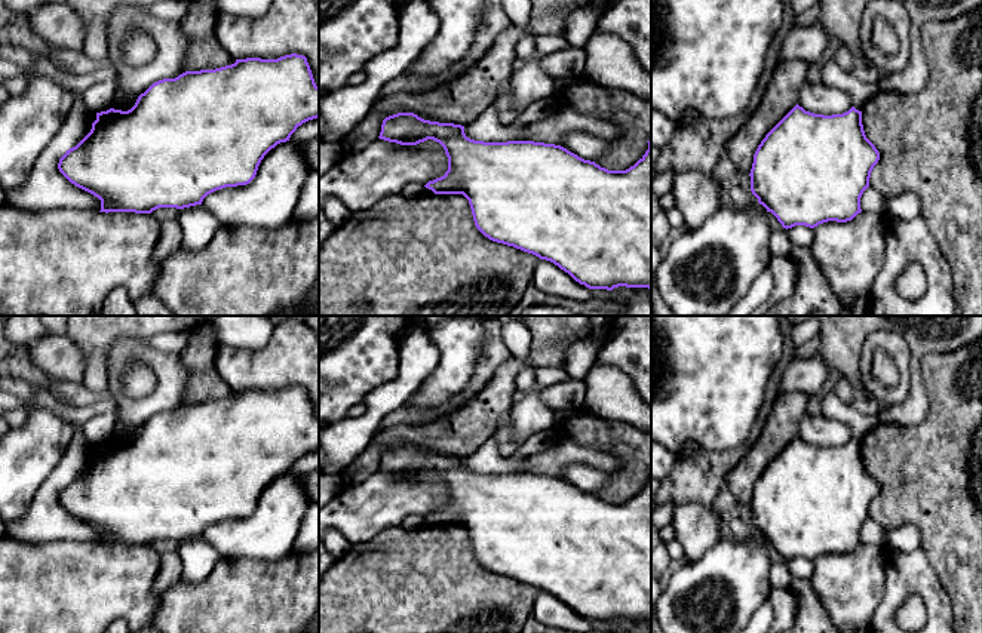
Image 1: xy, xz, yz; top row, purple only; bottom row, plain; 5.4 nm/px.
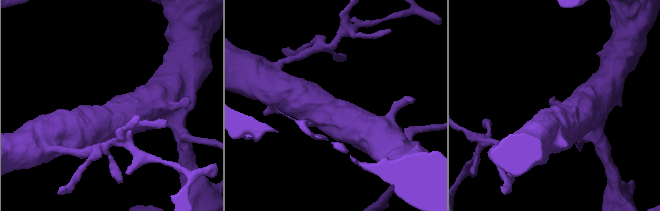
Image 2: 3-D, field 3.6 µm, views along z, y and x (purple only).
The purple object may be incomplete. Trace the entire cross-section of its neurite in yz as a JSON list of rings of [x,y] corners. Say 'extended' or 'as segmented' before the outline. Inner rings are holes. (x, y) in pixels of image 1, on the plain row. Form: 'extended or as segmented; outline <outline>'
as segmented; outline [[[798,436],[765,467],[754,486],[751,523],[783,560],[805,557],[810,560],[828,553],[851,553],[860,541],[860,529],[869,519],[874,498],[880,492],[875,477],[866,470],[862,443],[851,439],[843,446],[814,446]]]

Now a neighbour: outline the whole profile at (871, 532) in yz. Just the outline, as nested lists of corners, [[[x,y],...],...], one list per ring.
[[[868,519],[860,529],[863,544],[881,546],[886,531],[872,519]]]

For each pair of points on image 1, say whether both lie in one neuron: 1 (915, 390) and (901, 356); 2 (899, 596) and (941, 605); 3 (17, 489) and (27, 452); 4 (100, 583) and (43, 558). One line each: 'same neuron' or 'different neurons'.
1: different neurons
2: same neuron
3: same neuron
4: same neuron

